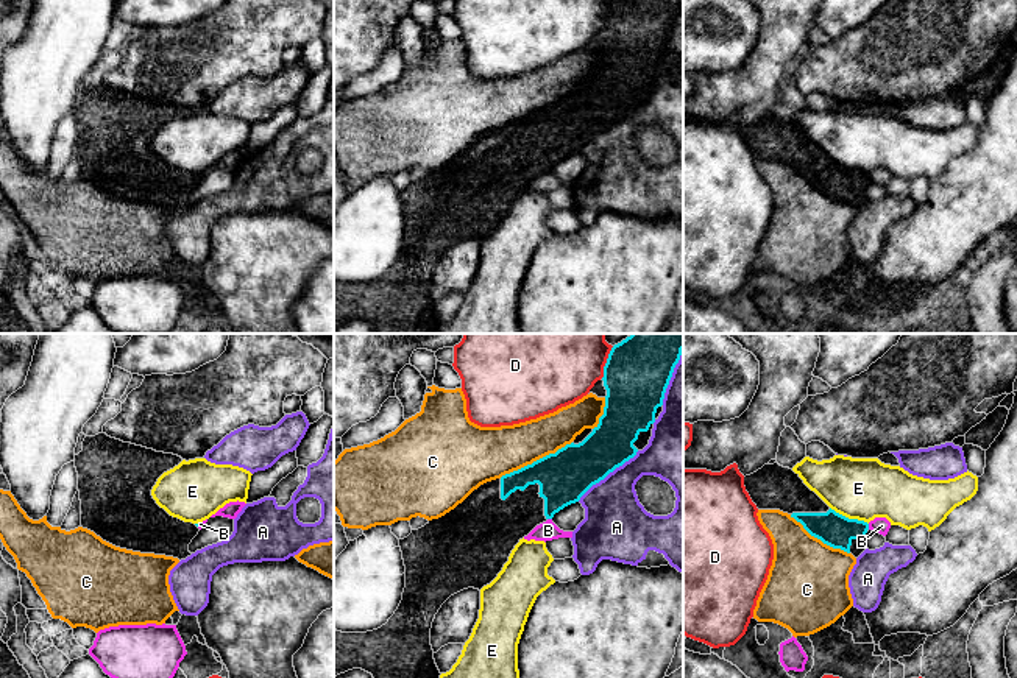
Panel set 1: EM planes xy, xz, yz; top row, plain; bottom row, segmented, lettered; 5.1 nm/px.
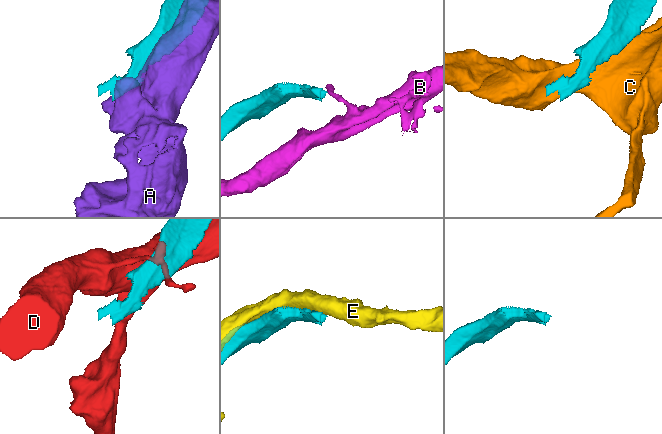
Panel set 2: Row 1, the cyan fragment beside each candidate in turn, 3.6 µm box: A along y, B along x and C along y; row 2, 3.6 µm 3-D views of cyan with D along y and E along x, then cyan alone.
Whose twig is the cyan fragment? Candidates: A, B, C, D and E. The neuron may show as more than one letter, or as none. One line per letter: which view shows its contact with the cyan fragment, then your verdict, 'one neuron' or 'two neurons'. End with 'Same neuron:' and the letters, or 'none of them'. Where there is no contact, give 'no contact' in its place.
A: xz | two neurons
B: yz | two neurons
C: xz | two neurons
D: xz | two neurons
E: yz | two neurons
Same neuron: none of them

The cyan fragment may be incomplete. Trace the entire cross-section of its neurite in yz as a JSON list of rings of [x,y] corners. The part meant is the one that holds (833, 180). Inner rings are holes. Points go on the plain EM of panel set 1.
[[[764,115],[744,128],[744,137],[758,161],[788,164],[814,189],[858,209],[866,201],[869,175],[831,161],[789,118]]]

